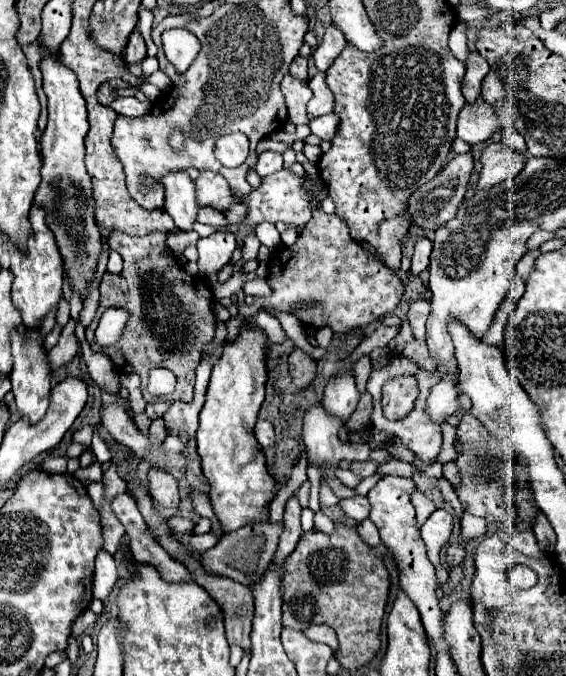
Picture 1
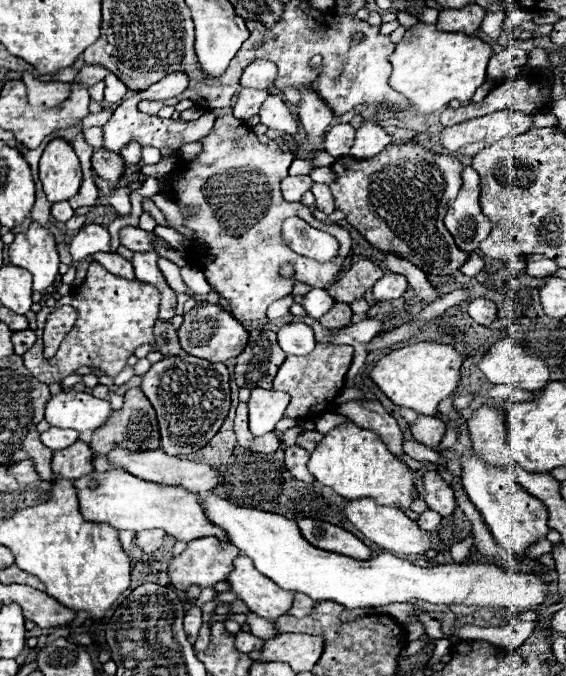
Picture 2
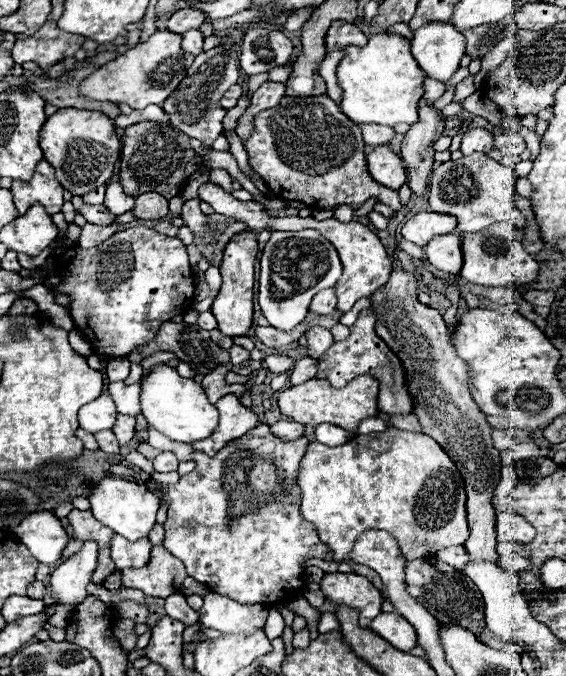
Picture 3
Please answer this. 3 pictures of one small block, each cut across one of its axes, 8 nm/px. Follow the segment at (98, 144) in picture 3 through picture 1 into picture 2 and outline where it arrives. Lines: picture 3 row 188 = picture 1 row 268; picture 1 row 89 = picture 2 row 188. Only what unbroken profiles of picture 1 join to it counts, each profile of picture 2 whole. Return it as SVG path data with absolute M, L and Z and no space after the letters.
M54 138L40 158L40 182L50 202L70 200L78 194L82 170L70 142Z

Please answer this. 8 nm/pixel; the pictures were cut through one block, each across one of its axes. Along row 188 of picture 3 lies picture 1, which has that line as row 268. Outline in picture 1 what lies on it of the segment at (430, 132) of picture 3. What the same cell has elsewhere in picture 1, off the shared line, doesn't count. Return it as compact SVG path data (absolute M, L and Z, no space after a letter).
M420 238L414 244L414 254L412 254L412 268L408 272L410 278L416 278L422 270L428 268L428 260L430 260L430 252L432 252L432 242L428 238Z

